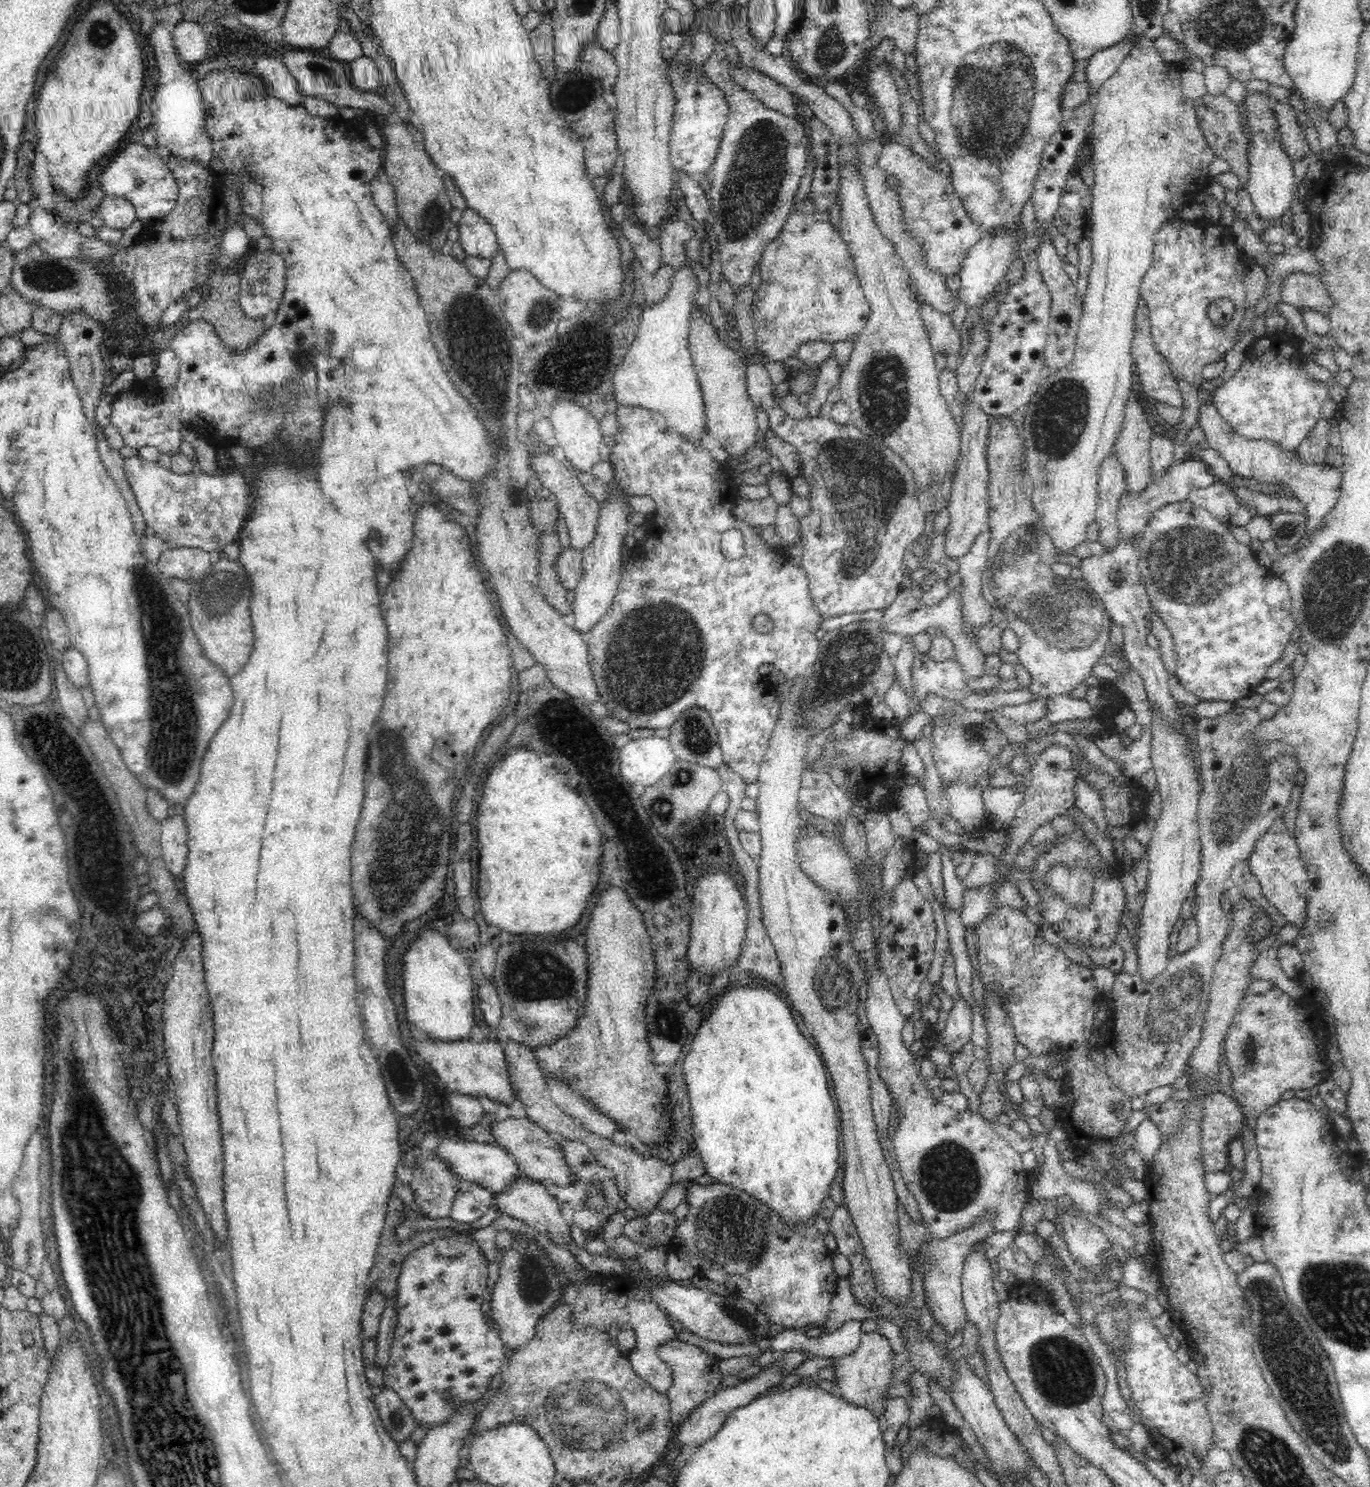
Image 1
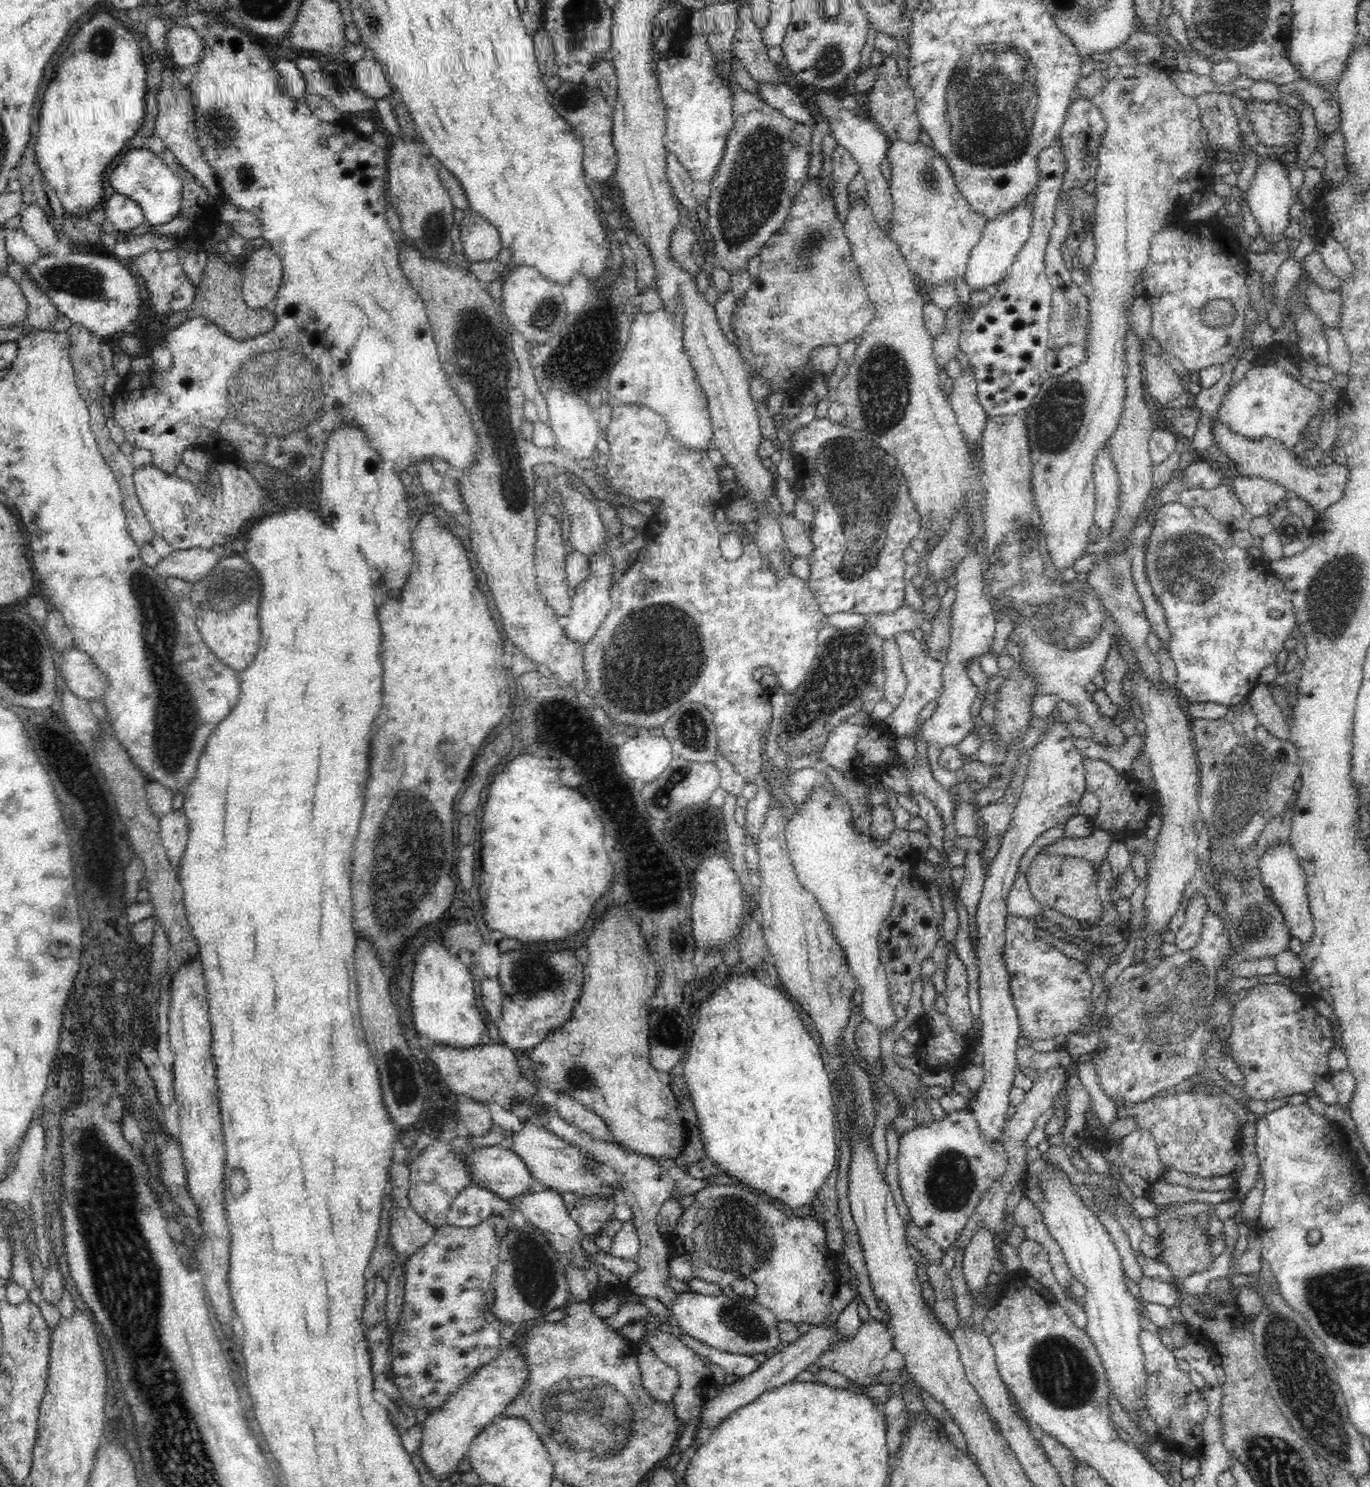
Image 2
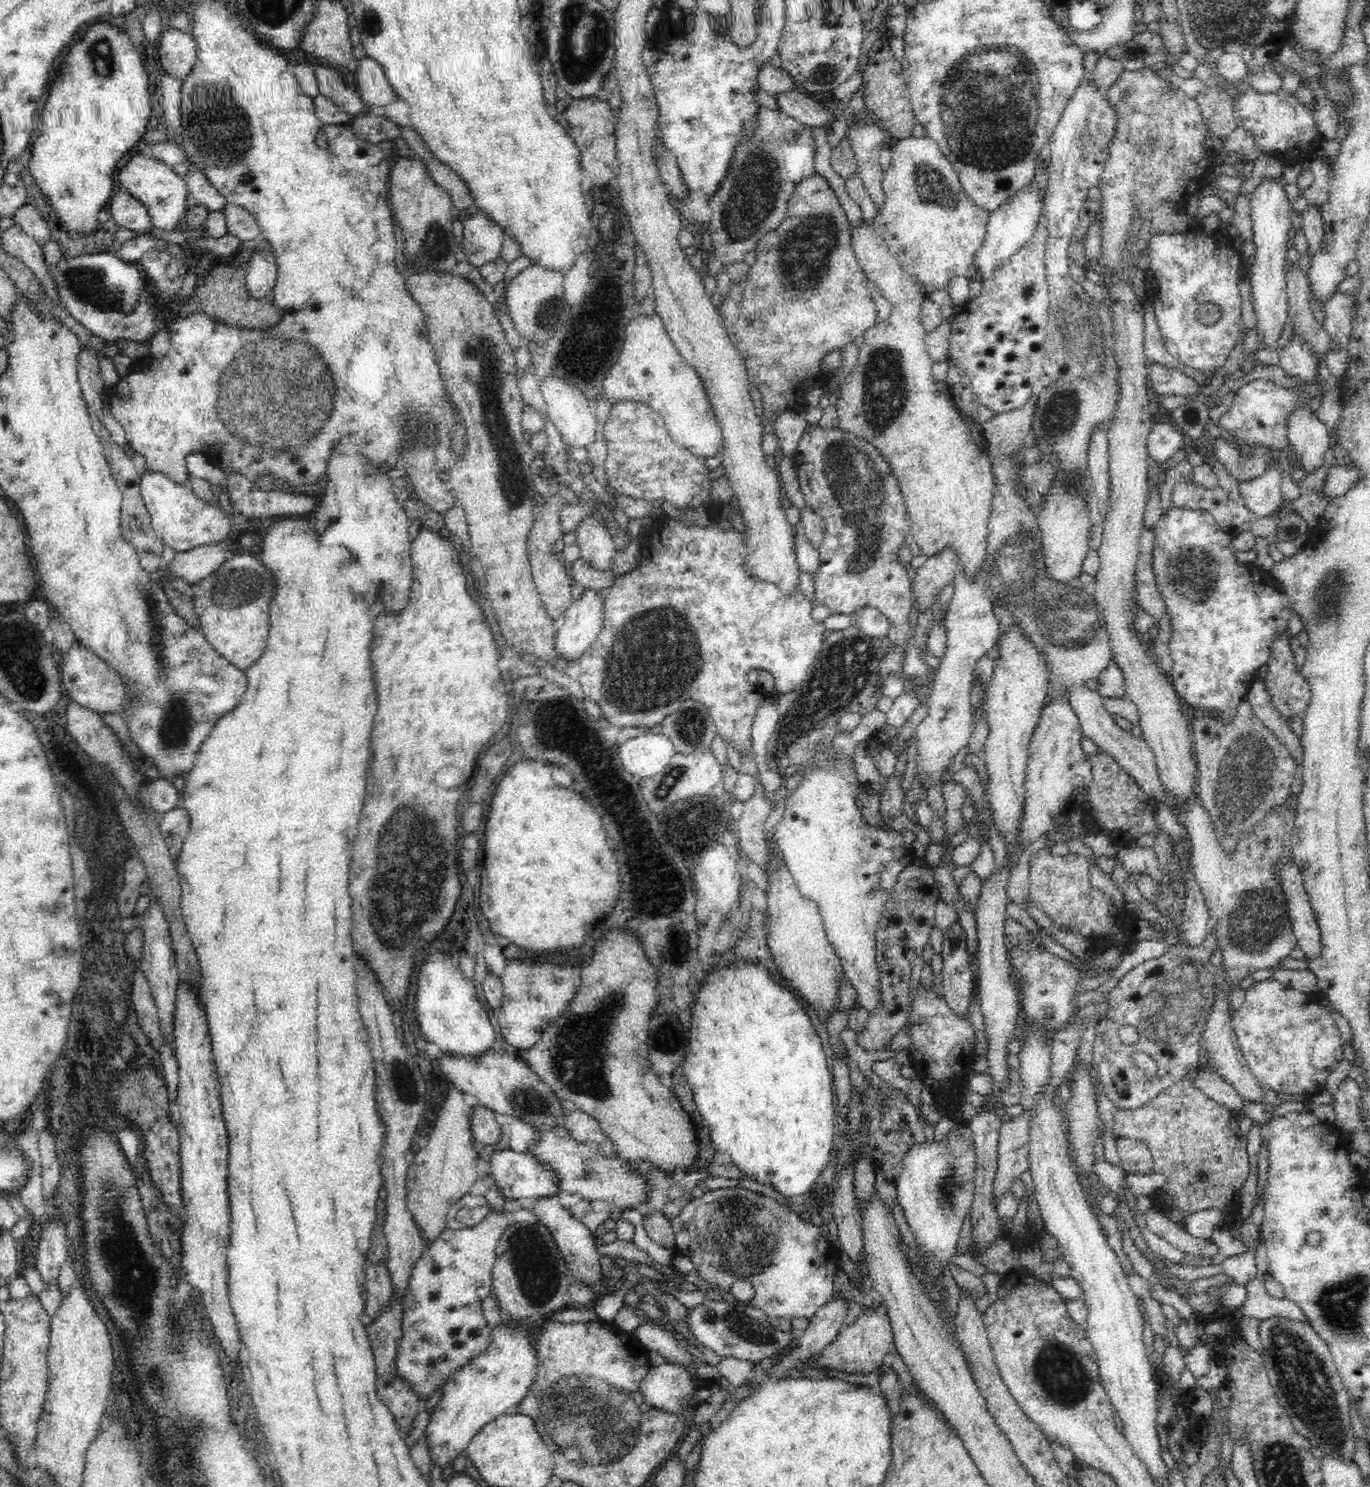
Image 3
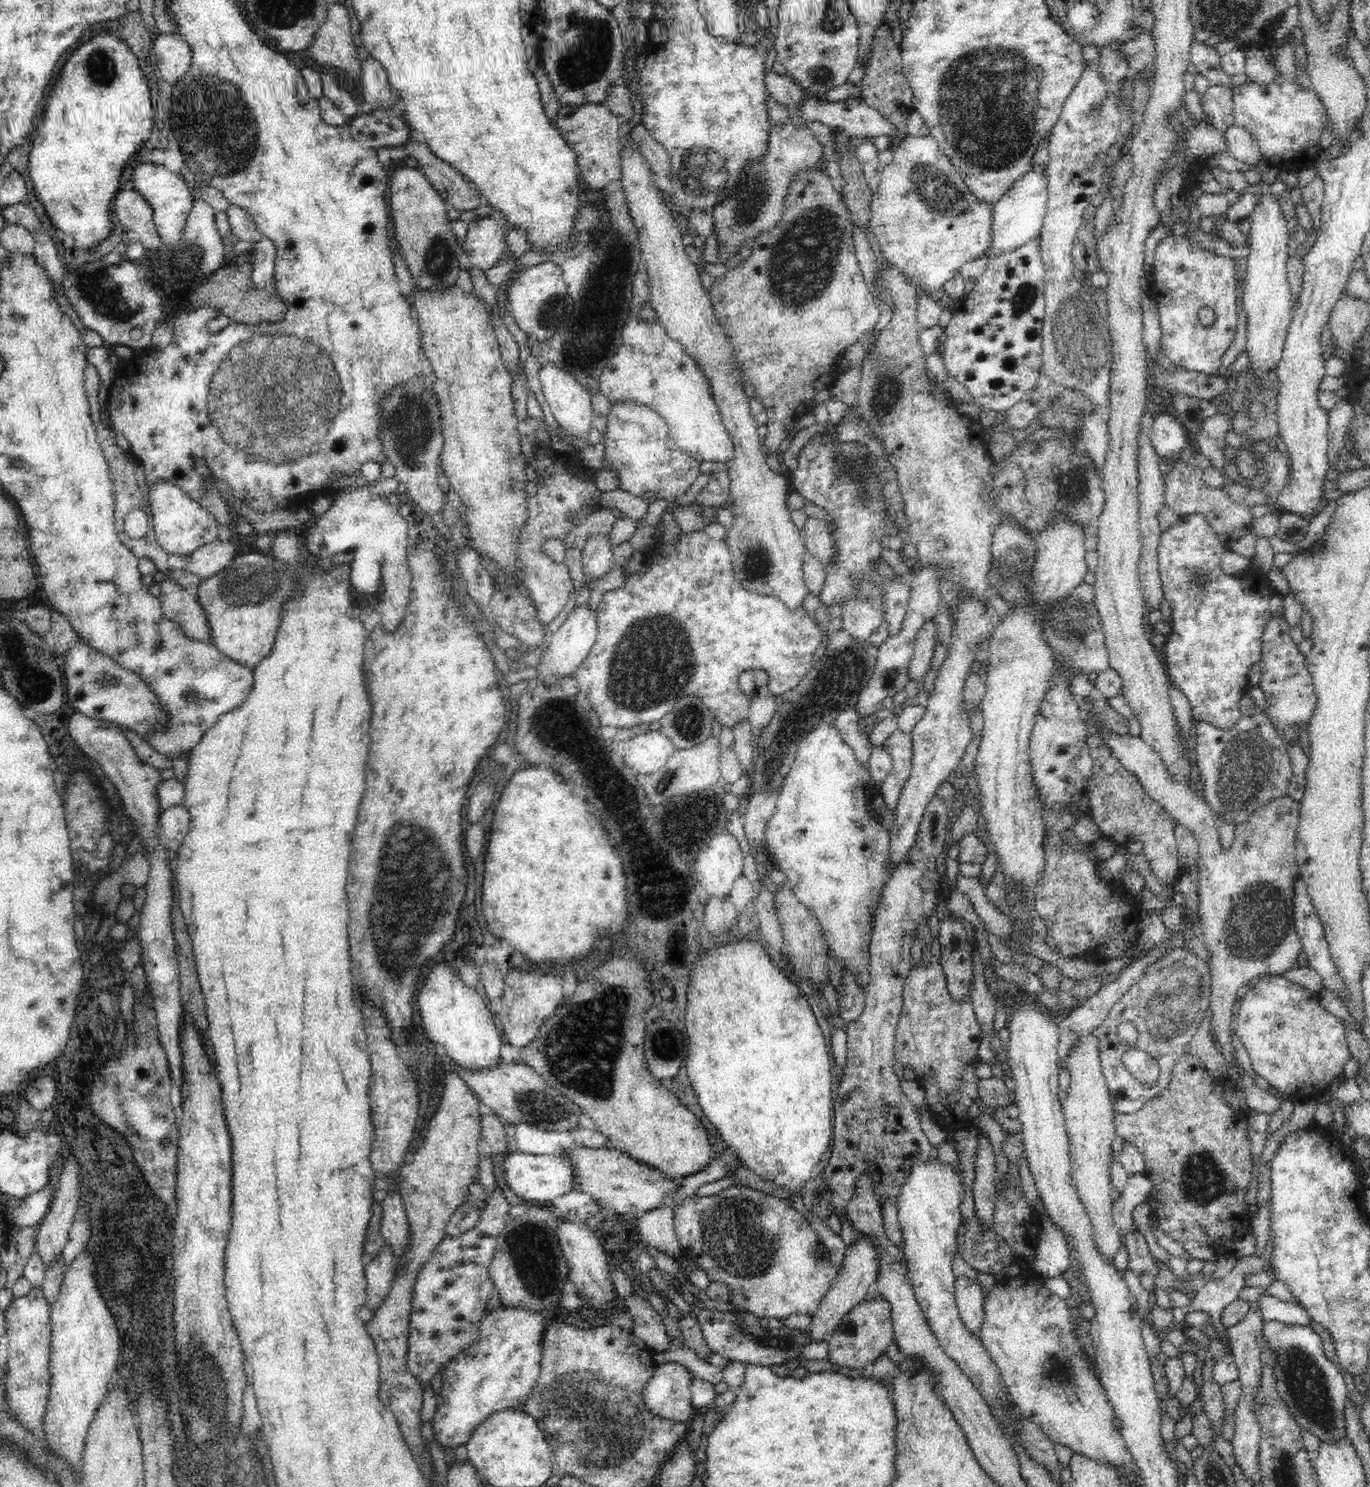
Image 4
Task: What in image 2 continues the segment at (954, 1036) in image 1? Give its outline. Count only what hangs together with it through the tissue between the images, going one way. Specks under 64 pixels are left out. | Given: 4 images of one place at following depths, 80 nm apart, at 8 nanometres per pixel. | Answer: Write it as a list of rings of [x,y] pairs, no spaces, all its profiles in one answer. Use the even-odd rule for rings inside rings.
[[[955,946],[947,954],[946,967],[946,1000],[950,1024],[953,1024],[957,1030],[961,1030],[962,1034],[968,1034],[973,1029],[974,1018],[968,1003],[966,967],[958,957]]]

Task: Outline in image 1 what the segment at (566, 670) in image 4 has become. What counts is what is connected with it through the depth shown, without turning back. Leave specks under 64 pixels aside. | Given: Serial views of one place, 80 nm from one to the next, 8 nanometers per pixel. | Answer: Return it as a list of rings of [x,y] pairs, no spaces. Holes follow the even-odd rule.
[[[612,480],[606,490],[605,502],[599,506],[596,532],[592,544],[583,552],[583,573],[580,582],[575,587],[576,600],[572,602],[572,611],[576,614],[573,628],[575,632],[586,633],[592,630],[597,622],[607,613],[613,603],[618,582],[620,582],[620,568],[622,568],[622,545],[626,534],[633,533],[633,527],[628,523],[632,507],[628,505],[629,494],[618,488],[618,481]]]

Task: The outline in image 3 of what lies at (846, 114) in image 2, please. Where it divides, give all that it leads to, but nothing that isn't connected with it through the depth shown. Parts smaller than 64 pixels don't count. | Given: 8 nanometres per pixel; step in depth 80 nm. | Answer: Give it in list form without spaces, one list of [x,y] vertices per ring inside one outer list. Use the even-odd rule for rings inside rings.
[[[854,123],[848,126],[845,139],[848,140],[857,160],[857,174],[876,205],[883,203],[883,175],[880,167],[880,152],[890,144],[890,136],[880,125]]]

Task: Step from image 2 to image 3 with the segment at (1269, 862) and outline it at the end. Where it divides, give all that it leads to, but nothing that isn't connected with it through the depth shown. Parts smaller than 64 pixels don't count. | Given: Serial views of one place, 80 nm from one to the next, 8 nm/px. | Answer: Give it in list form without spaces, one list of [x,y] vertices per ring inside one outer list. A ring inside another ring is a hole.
[[[1293,862],[1280,868],[1281,882],[1285,890],[1285,903],[1289,909],[1290,924],[1297,938],[1297,944],[1310,960],[1322,958],[1321,930],[1305,890],[1305,881],[1298,865]]]

